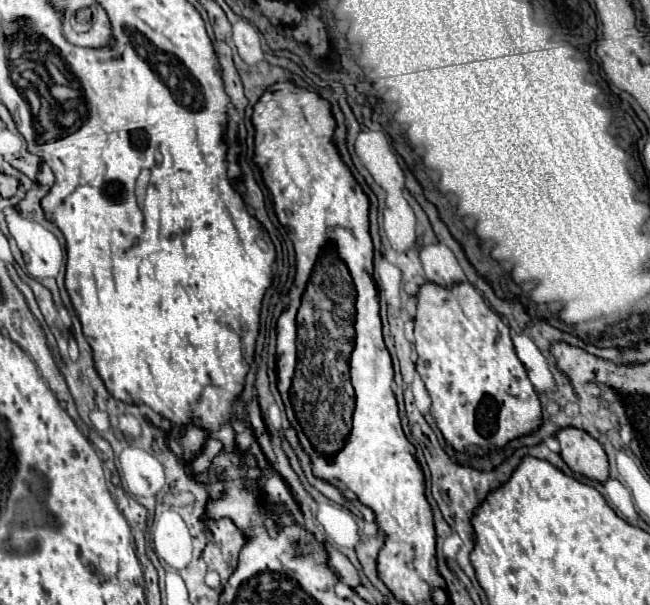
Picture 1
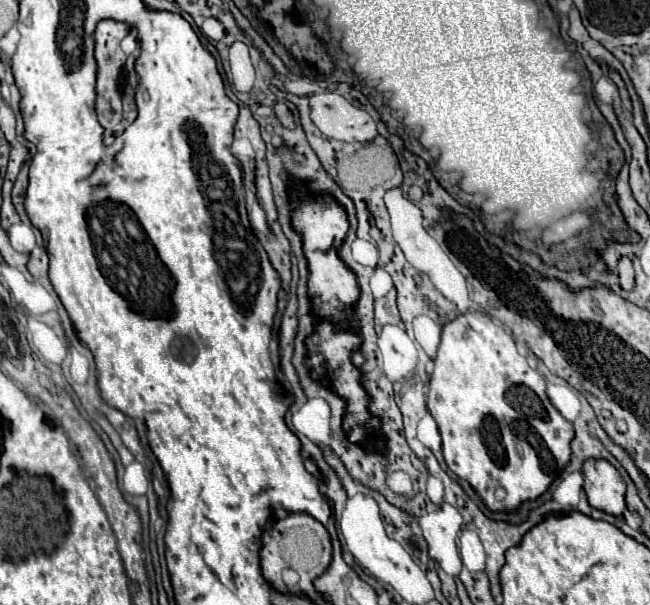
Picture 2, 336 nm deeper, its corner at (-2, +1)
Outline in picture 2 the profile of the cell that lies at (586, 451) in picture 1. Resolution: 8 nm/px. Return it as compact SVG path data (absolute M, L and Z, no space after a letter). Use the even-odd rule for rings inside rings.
M587 461L583 467L585 493L591 507L621 517L625 511L625 481L607 461Z

